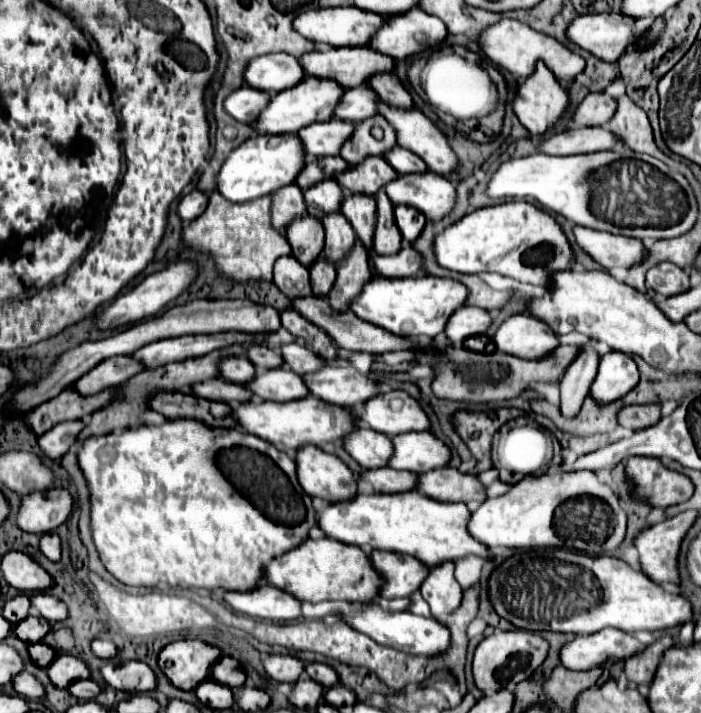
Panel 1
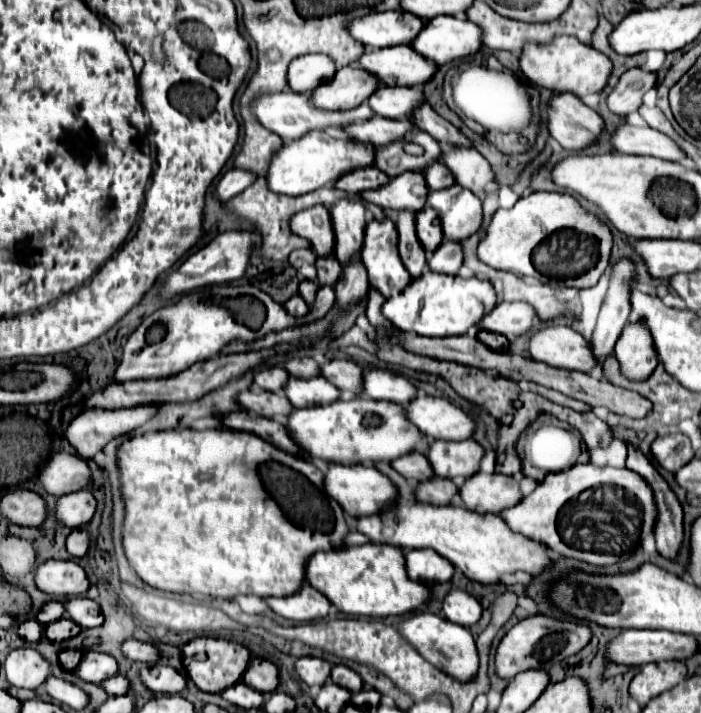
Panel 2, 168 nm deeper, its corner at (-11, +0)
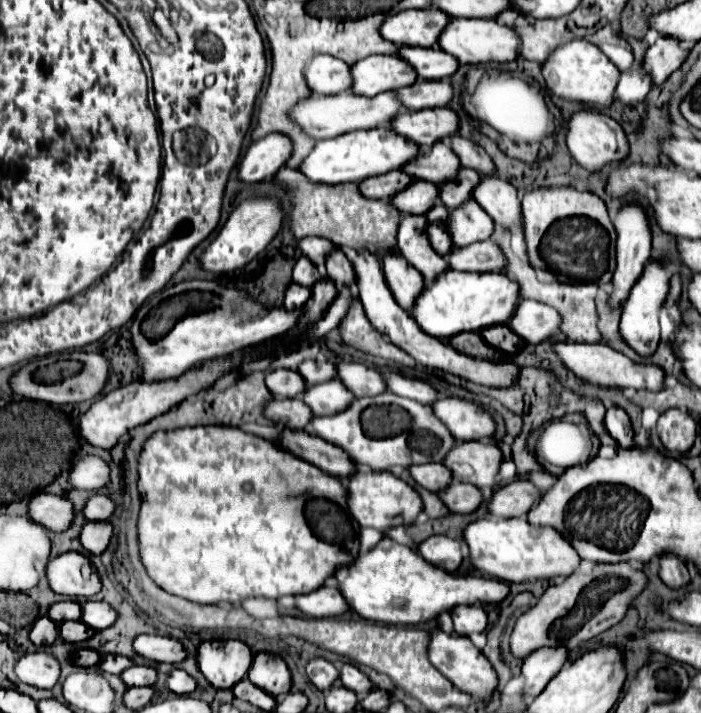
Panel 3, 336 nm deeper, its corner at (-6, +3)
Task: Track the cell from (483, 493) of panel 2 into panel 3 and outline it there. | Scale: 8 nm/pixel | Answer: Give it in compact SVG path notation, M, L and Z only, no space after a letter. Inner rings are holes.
M517 479L509 485L499 487L489 499L487 509L495 519L523 517L531 509L531 503L535 503L535 499L539 499L539 489L525 479Z

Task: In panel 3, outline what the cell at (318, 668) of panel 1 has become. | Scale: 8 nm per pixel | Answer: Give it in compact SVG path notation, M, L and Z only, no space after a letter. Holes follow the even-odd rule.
M345 663L341 667L341 683L343 683L343 687L355 691L359 697L367 695L367 691L373 689L369 677L363 675L355 665L349 665L349 663Z

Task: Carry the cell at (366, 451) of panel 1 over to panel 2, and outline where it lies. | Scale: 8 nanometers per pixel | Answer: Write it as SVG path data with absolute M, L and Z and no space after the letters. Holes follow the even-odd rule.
M420 452L400 456L392 462L392 466L410 482L424 482L424 478L436 476L432 474L432 466L428 466L428 460Z

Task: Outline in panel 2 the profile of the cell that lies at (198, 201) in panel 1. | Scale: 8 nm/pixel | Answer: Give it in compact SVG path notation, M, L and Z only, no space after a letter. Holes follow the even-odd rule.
M232 168L232 170L228 170L228 172L222 176L222 180L220 180L218 188L216 188L216 194L218 194L218 198L220 198L222 202L228 202L228 200L232 200L236 194L244 192L254 180L256 180L256 174L254 174L254 172L242 170L242 168Z

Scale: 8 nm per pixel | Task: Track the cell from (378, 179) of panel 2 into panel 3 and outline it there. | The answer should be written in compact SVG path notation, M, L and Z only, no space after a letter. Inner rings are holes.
M389 171L383 175L373 175L367 177L359 183L359 191L363 197L367 199L391 199L391 195L395 195L395 191L401 191L401 187L407 187L407 183L411 183L411 175L403 175L401 171Z

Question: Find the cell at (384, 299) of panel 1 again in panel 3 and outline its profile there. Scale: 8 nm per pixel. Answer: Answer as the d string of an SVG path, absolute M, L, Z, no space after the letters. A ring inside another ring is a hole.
M447 269L437 275L431 285L425 285L413 307L409 309L417 325L439 339L449 339L457 333L481 331L495 323L505 323L517 303L517 283L503 273L461 273Z

